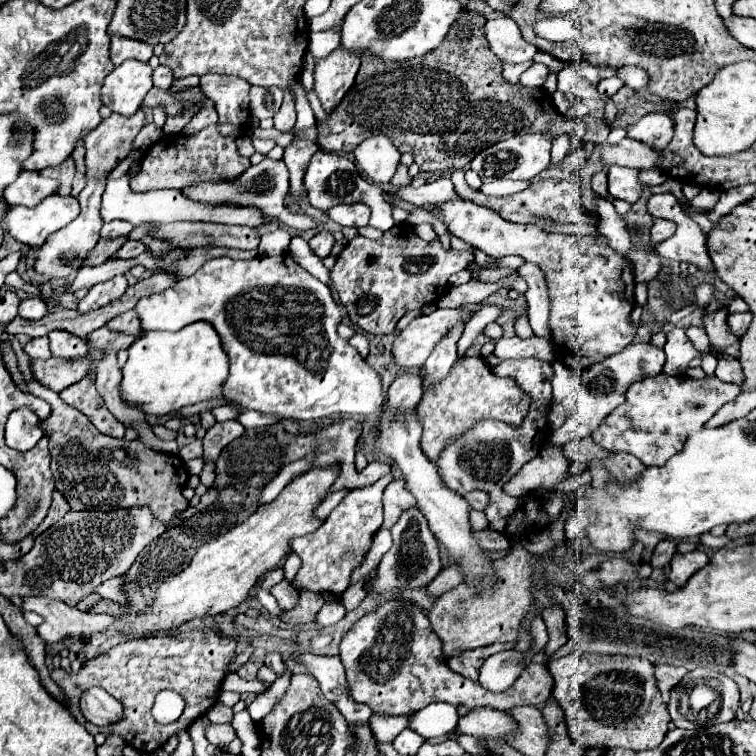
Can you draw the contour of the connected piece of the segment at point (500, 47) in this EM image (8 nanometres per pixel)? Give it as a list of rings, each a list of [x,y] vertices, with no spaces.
[[[507,16],[487,20],[485,36],[487,36],[491,52],[505,64],[527,62],[537,52],[537,48],[533,44],[525,42],[517,24]]]

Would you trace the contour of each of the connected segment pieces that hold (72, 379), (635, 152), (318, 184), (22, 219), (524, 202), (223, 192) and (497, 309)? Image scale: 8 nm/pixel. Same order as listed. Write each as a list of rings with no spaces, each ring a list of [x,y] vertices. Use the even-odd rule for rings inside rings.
[[[49,358],[49,360],[31,360],[31,376],[45,388],[53,392],[61,392],[67,386],[81,380],[93,366],[91,358],[81,360],[61,360],[61,358]]]
[[[623,138],[619,144],[609,144],[605,140],[605,142],[597,142],[597,146],[601,146],[603,166],[619,164],[619,166],[645,170],[645,168],[655,168],[657,160],[661,158],[661,152],[653,152],[651,148],[645,148],[641,142],[631,138]]]
[[[317,152],[307,170],[305,170],[305,190],[307,190],[307,202],[317,208],[317,210],[329,210],[337,204],[353,204],[353,202],[365,202],[369,204],[369,208],[373,208],[373,226],[377,226],[379,230],[387,230],[389,228],[389,222],[391,222],[391,206],[387,202],[383,202],[383,196],[381,196],[381,188],[363,180],[357,166],[347,158],[347,156],[341,156],[341,154],[335,154],[335,152]]]
[[[49,196],[33,208],[7,206],[5,230],[21,244],[41,246],[47,236],[61,230],[79,216],[79,202],[73,196]]]
[[[455,170],[451,176],[453,184],[455,184],[455,192],[463,194],[465,200],[471,200],[479,206],[485,206],[493,212],[497,212],[501,218],[509,220],[509,222],[517,222],[517,224],[535,224],[539,220],[551,220],[555,224],[573,224],[573,222],[591,222],[593,226],[599,224],[599,216],[595,216],[591,210],[587,210],[581,202],[579,202],[579,192],[577,186],[569,180],[555,180],[555,178],[547,178],[547,180],[539,180],[535,184],[531,184],[527,190],[519,192],[519,194],[511,194],[505,198],[489,198],[485,196],[481,190],[473,190],[467,186],[465,178],[463,178],[463,170]]]
[[[263,158],[257,166],[251,166],[245,174],[241,174],[235,182],[201,182],[197,186],[183,190],[185,196],[201,202],[231,202],[241,206],[257,206],[267,216],[273,216],[273,218],[279,218],[283,214],[287,192],[289,192],[287,166],[283,164],[283,160],[275,162],[271,158]]]
[[[485,305],[466,324],[464,332],[457,343],[458,358],[465,358],[468,348],[473,341],[483,331],[483,329],[496,320],[501,312],[501,307],[497,305]]]

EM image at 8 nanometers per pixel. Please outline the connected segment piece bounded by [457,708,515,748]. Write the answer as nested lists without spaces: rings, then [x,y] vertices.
[[[479,708],[469,712],[467,716],[459,718],[459,732],[463,734],[473,734],[479,738],[479,742],[487,748],[487,740],[489,736],[505,740],[507,734],[511,734],[515,730],[515,722],[499,710],[491,710],[491,708]]]

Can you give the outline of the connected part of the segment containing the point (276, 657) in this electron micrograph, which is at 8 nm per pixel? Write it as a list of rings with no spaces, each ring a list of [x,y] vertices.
[[[267,650],[267,654],[265,654],[265,664],[275,672],[275,674],[283,674],[285,672],[285,662],[283,662],[283,658],[281,658],[281,654],[277,652],[277,650]]]

